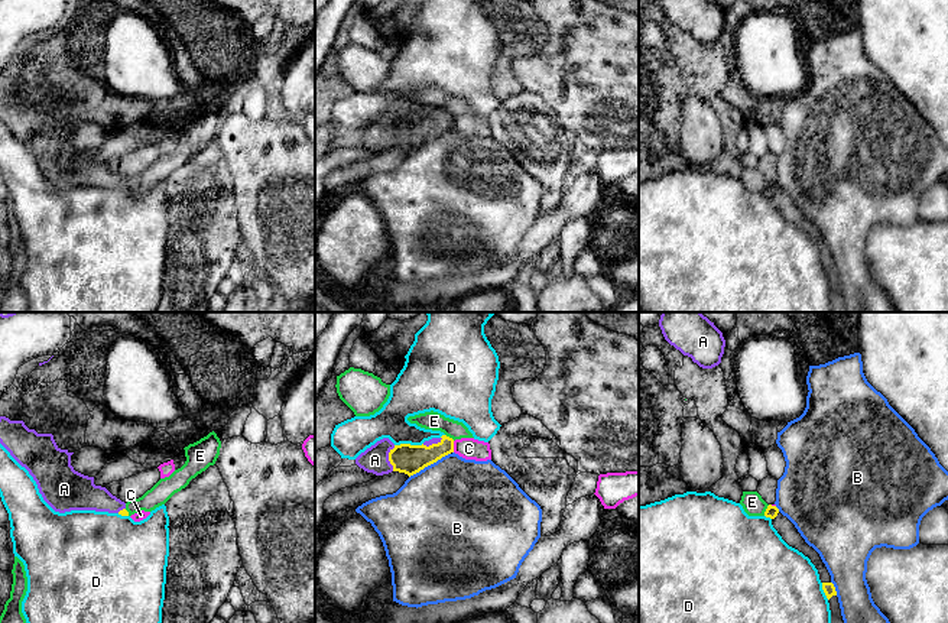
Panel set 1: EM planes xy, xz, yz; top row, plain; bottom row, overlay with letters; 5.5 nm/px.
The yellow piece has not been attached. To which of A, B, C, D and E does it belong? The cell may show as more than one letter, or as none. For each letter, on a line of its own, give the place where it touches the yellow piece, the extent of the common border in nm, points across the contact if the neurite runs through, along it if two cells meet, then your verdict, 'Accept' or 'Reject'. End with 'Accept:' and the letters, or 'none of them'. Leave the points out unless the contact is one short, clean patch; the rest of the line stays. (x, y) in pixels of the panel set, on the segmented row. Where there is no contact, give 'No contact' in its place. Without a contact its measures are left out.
A: Touches yellow at xz (389, 458). Shared border 140 nm. Accept
B: Touches yellow at xz (429, 464). Shared border 280 nm. Reject
C: Touches yellow at xz (453, 447). Shared border 60 nm. Reject
D: Touches yellow at xz (408, 444). Shared border 160 nm. Reject
E: Touches yellow at yz (766, 510). Shared border 70 nm. Boundary: yz (769, 505), (763, 515). Reject
Accept: A

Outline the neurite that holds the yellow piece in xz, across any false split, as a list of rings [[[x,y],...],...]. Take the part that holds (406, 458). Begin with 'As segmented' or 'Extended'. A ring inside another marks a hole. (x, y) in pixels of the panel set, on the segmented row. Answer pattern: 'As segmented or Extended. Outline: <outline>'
Extended. Outline: [[[447,435],[425,441],[422,445],[395,445],[389,438],[383,438],[361,452],[356,464],[376,476],[399,471],[410,477],[451,452],[454,439]]]

